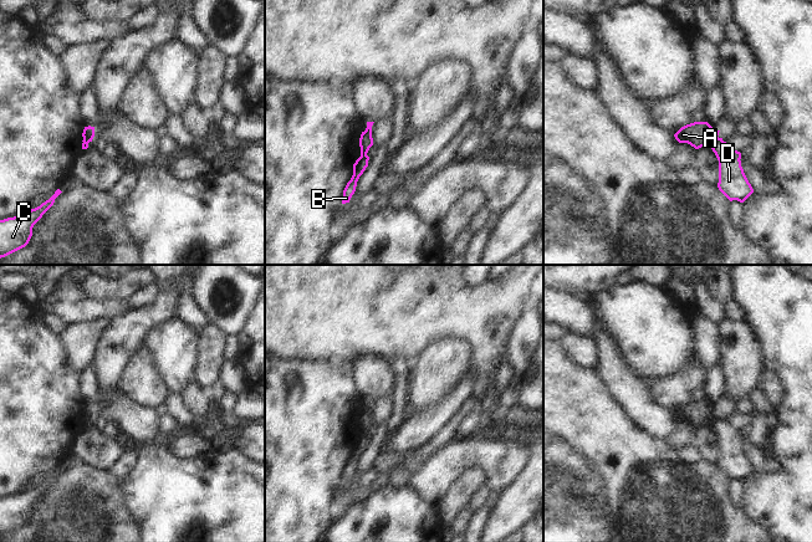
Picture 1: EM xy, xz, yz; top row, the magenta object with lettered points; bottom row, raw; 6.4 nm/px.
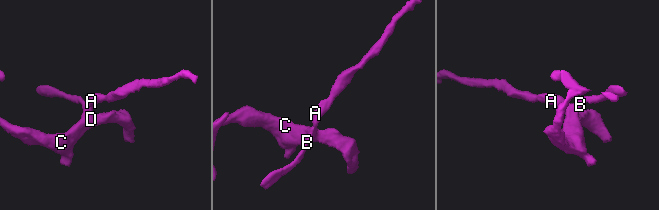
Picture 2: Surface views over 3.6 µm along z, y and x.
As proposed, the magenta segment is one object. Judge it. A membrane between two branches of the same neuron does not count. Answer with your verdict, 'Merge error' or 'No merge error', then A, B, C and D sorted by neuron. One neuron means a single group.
Merge error. Groups: A / B C D

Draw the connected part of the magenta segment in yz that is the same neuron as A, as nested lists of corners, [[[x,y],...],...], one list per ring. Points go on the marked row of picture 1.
[[[694,122],[681,127],[674,137],[679,143],[688,143],[695,149],[699,149],[701,147],[710,147],[717,138],[719,132],[708,122]]]

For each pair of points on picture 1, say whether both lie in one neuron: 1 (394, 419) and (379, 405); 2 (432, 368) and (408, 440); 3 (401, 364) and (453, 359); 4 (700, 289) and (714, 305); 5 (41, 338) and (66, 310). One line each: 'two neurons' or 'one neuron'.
1: two neurons
2: two neurons
3: two neurons
4: one neuron
5: two neurons

